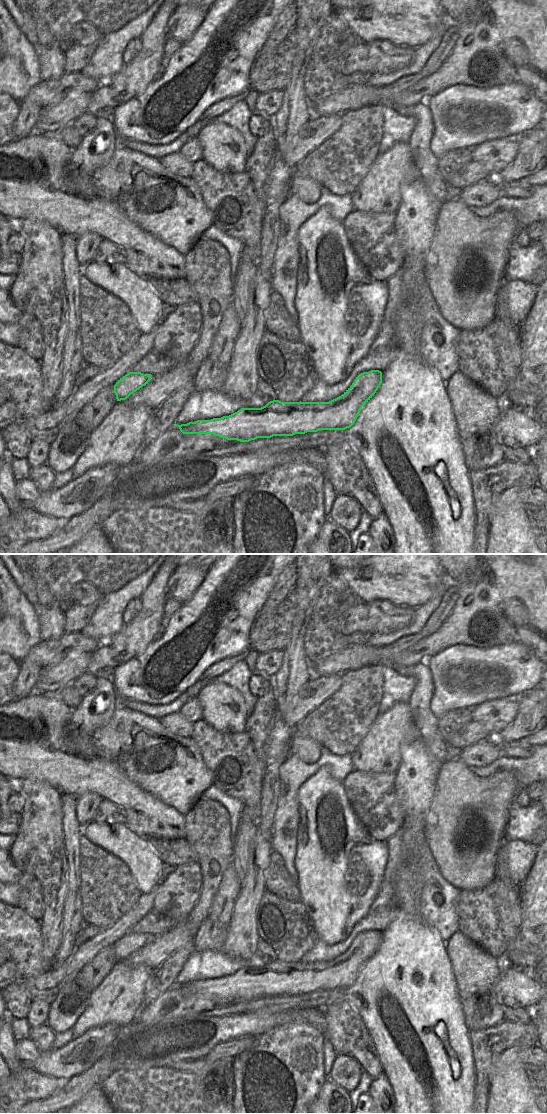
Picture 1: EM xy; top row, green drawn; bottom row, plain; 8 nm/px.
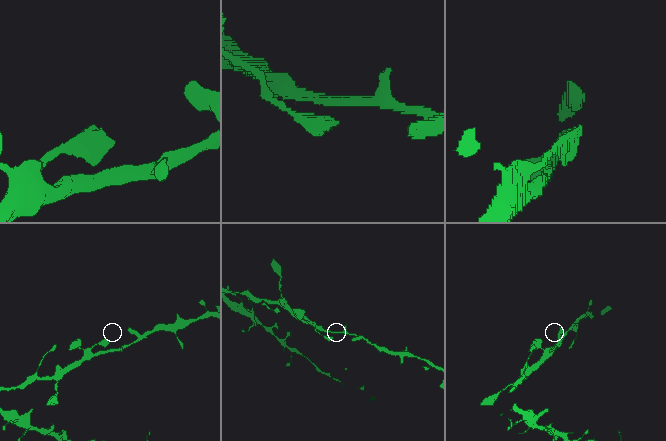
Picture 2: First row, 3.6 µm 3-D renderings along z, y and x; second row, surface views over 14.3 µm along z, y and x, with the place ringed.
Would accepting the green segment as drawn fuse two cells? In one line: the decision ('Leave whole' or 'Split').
Leave whole

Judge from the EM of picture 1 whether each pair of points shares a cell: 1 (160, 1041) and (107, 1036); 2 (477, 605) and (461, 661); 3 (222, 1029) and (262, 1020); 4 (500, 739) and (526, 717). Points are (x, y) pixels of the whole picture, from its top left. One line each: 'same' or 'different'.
1: different
2: different
3: same
4: same

